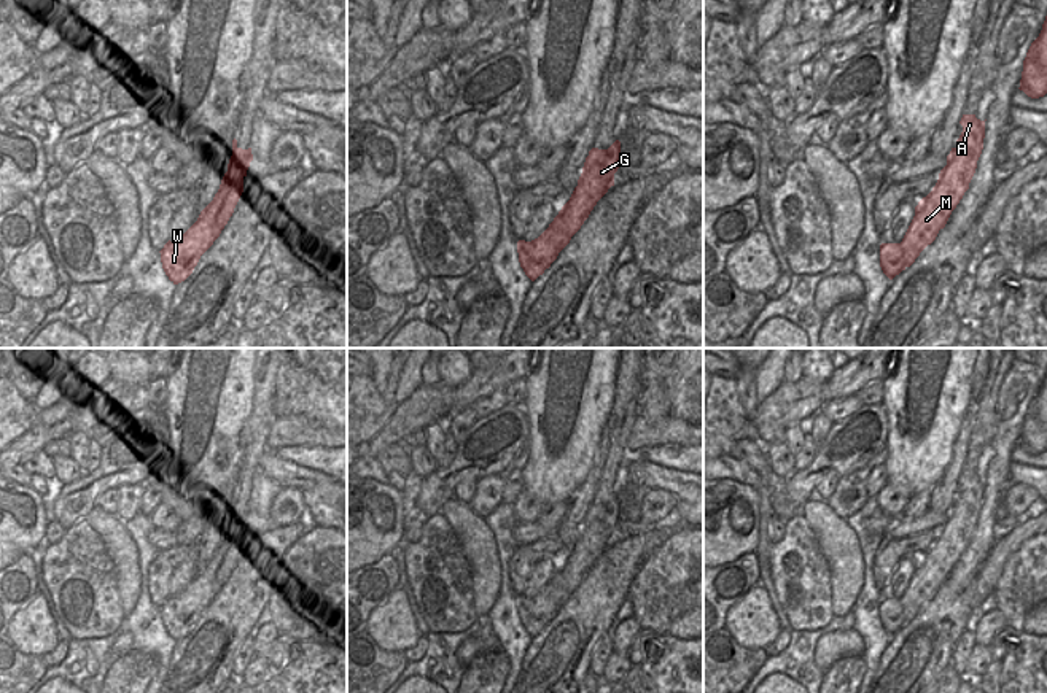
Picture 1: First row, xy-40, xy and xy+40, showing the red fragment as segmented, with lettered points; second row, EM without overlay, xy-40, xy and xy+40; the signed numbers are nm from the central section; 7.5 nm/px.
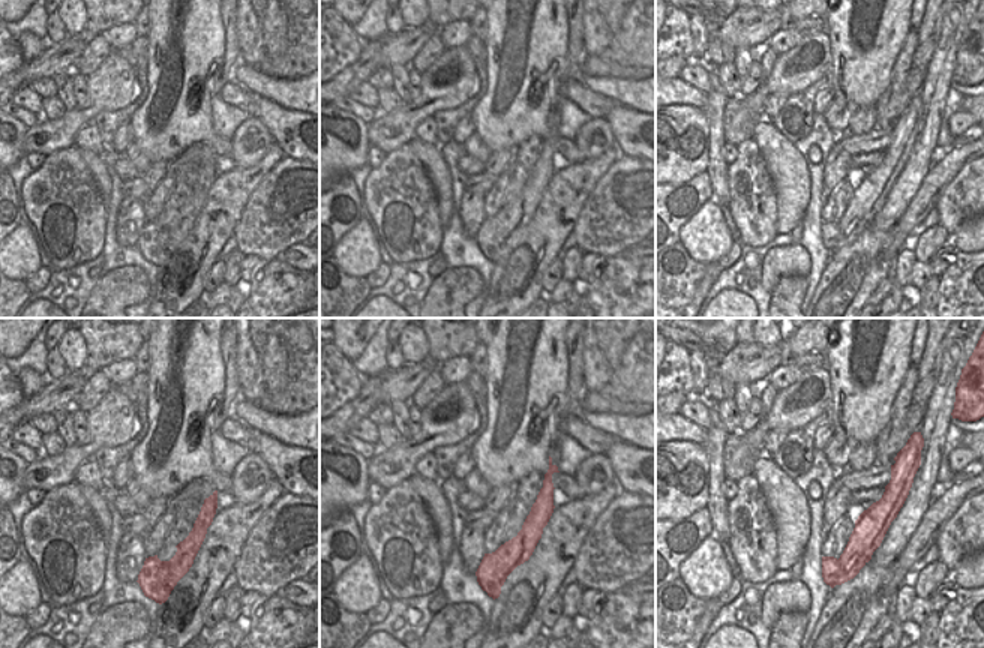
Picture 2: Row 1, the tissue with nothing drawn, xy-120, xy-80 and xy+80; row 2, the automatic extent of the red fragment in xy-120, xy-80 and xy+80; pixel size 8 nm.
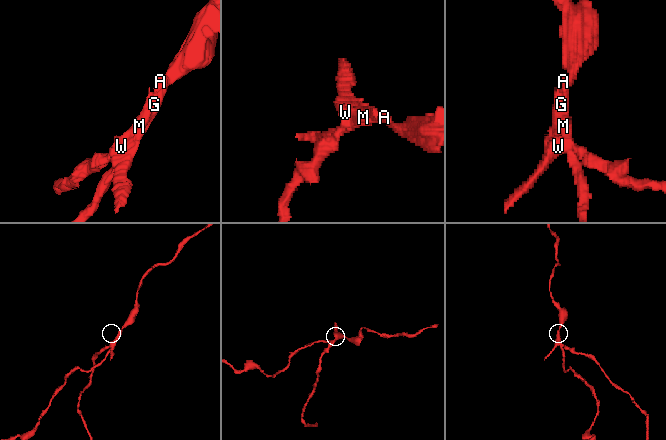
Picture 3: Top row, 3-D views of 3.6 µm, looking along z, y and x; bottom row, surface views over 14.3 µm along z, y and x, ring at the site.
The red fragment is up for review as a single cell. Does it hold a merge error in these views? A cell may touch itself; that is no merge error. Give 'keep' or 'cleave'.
cleave

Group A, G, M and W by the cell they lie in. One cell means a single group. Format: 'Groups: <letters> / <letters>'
Groups: A G M / W.

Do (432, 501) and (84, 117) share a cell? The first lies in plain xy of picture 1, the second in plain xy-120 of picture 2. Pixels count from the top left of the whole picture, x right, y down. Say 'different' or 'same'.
same

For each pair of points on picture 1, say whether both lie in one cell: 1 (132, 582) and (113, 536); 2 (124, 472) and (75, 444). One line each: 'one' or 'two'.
1: one
2: two

